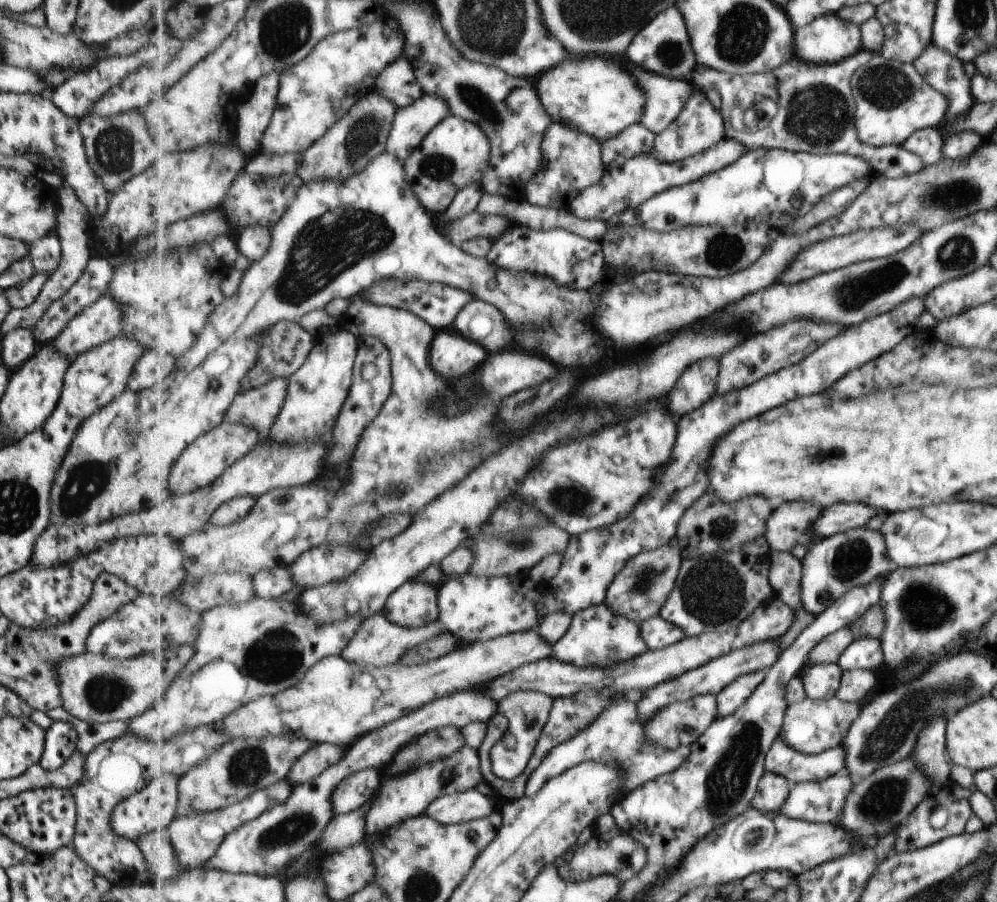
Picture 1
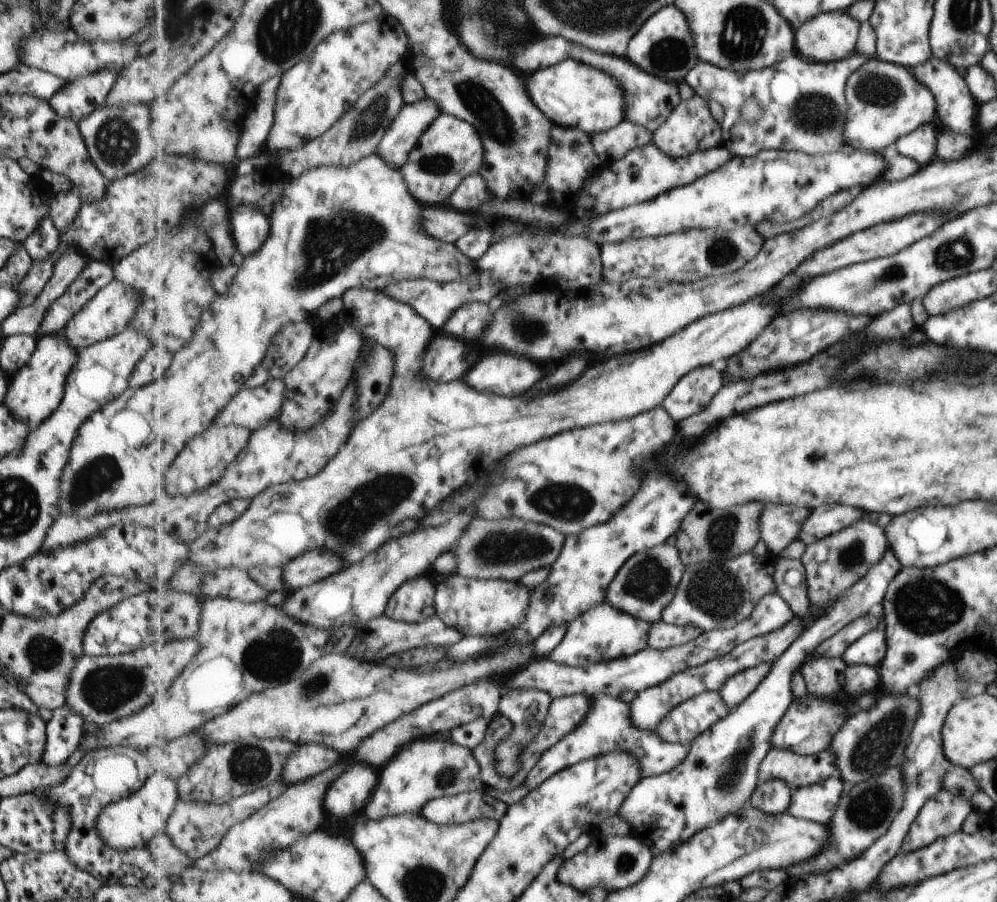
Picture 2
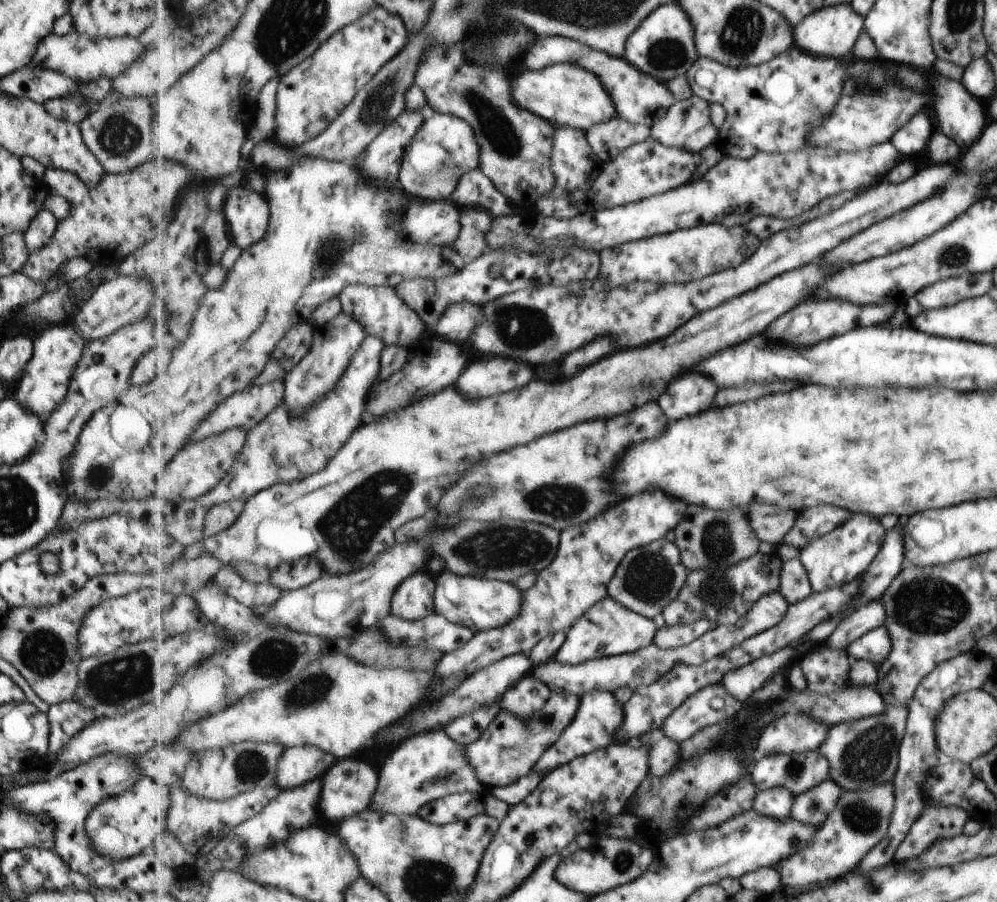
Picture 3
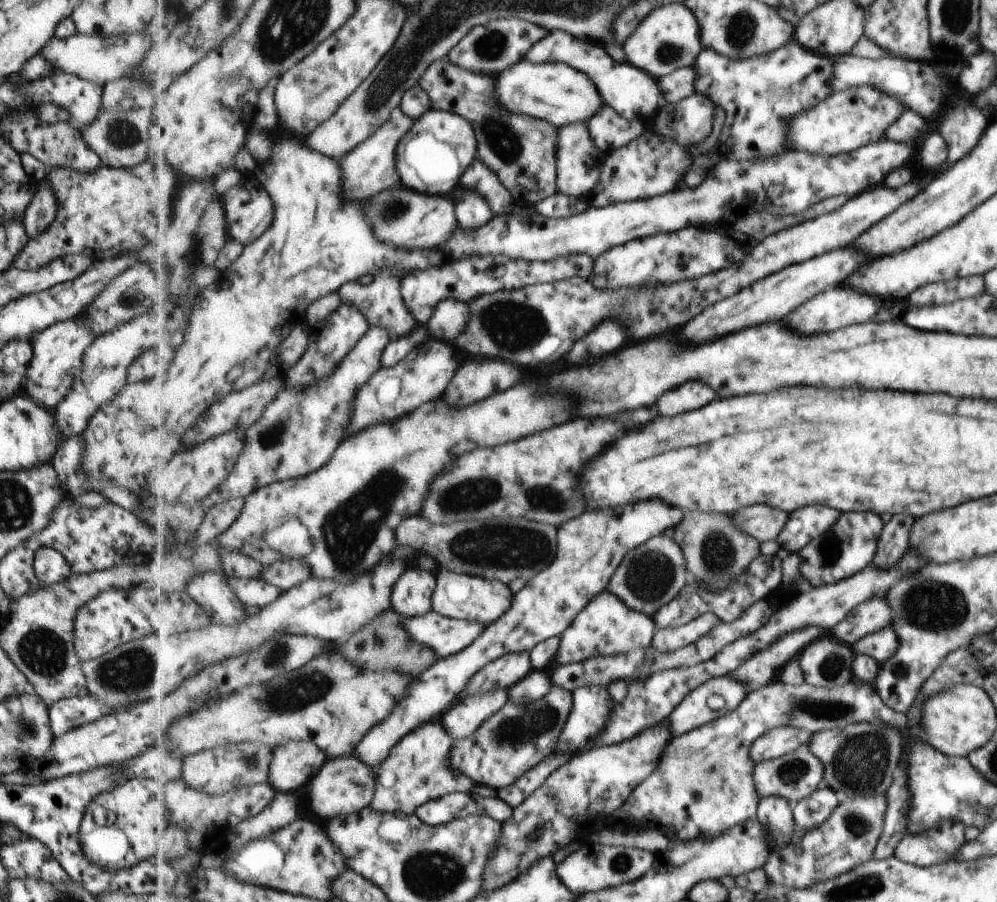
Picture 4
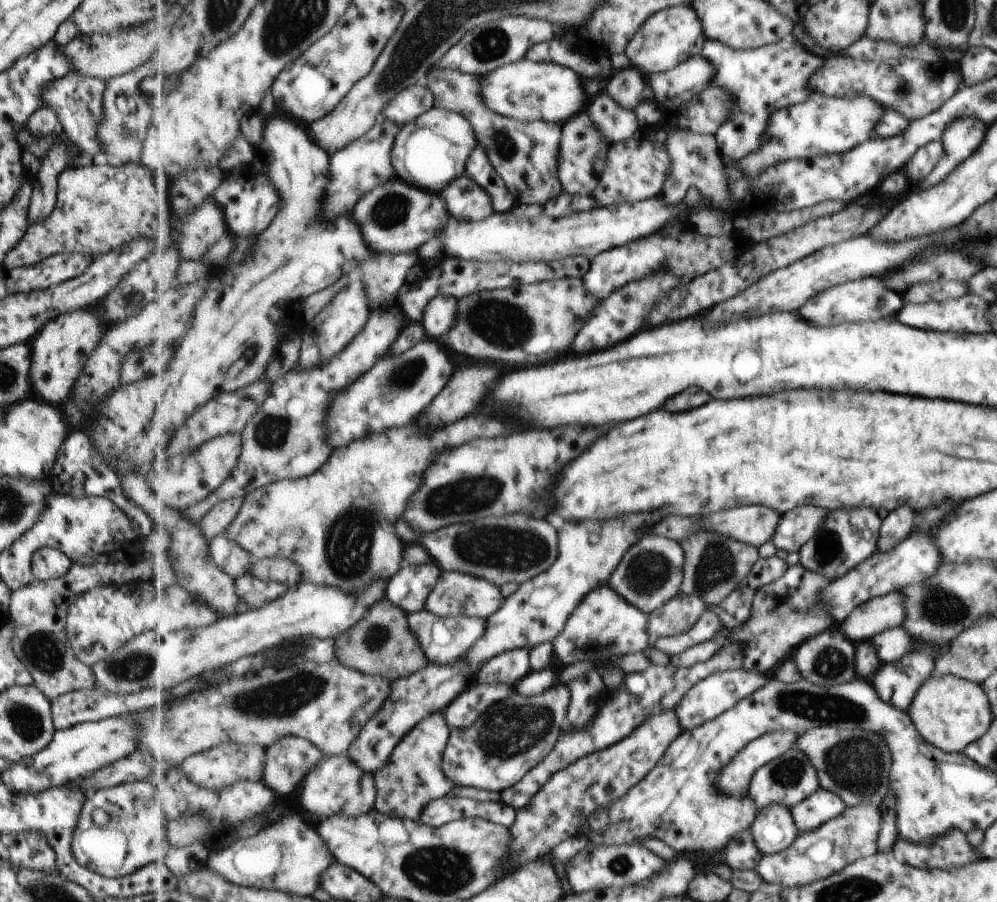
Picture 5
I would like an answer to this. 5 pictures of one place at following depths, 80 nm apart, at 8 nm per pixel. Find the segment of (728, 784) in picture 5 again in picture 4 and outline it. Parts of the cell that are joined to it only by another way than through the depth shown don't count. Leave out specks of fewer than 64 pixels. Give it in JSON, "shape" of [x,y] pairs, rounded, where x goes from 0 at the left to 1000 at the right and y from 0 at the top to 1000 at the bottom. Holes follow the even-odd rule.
{"shape":[[[780,805],[769,810],[756,823],[753,840],[760,848],[762,845],[787,838],[802,827],[811,828],[815,814],[798,805]]]}

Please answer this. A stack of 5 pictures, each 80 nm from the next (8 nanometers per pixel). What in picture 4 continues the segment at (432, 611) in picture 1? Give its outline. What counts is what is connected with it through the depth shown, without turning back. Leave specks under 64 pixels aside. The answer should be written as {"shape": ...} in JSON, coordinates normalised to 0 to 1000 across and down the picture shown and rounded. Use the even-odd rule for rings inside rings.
{"shape":[[[412,625],[395,650],[393,672],[404,687],[433,677],[438,636]]]}

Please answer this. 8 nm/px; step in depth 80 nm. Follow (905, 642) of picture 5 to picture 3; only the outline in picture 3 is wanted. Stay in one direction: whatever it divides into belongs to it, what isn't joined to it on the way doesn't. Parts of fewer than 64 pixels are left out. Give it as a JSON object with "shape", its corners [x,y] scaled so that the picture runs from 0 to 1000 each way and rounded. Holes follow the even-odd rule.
{"shape":[[[888,693],[873,698],[872,702],[866,703],[860,711],[856,712],[848,721],[853,728],[860,733],[870,733],[877,735],[879,738],[889,732],[890,724],[893,723],[893,716],[896,714],[892,700]]]}

